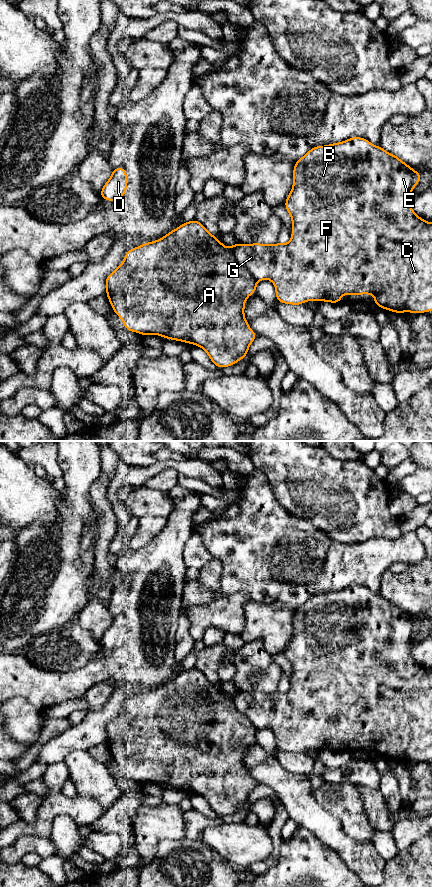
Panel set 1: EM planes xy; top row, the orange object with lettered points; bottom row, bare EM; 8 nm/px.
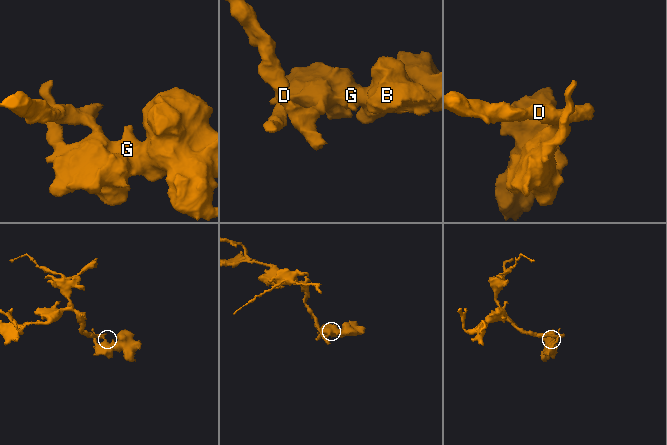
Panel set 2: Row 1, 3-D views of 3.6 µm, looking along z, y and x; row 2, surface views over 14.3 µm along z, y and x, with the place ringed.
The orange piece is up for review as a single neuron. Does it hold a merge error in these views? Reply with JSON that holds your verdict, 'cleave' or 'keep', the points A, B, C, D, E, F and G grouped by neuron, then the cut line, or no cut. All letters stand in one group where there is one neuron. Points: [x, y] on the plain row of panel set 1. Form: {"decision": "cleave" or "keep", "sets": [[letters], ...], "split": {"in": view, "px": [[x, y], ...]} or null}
{"decision": "cleave", "sets": [["A", "D"], ["B", "C", "E", "F", "G"]], "split": {"in": "xy", "px": [[239, 692], [234, 697], [233, 704], [258, 727]]}}

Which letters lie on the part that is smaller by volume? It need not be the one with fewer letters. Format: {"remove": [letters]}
{"remove": ["B", "C", "E", "F", "G"]}

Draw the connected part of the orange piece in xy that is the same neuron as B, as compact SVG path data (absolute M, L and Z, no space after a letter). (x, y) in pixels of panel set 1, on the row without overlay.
M352 585L346 589L326 594L315 594L295 610L293 636L285 649L285 656L292 665L292 685L287 692L261 691L239 693L234 697L234 705L258 728L269 727L275 733L276 746L280 751L302 753L304 749L328 749L340 751L343 742L373 742L373 751L379 755L396 760L415 762L432 758L432 671L418 665L410 654L412 636L421 628L421 622L409 615L397 604L388 601L381 594L372 593L367 587Z

